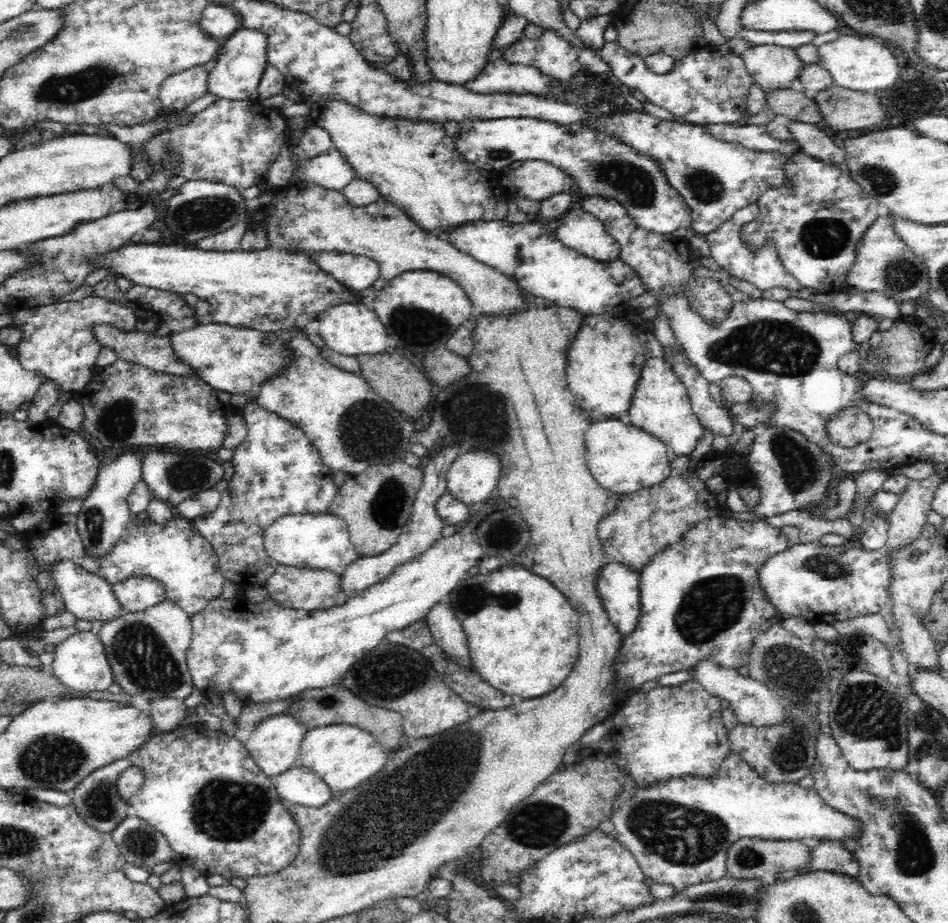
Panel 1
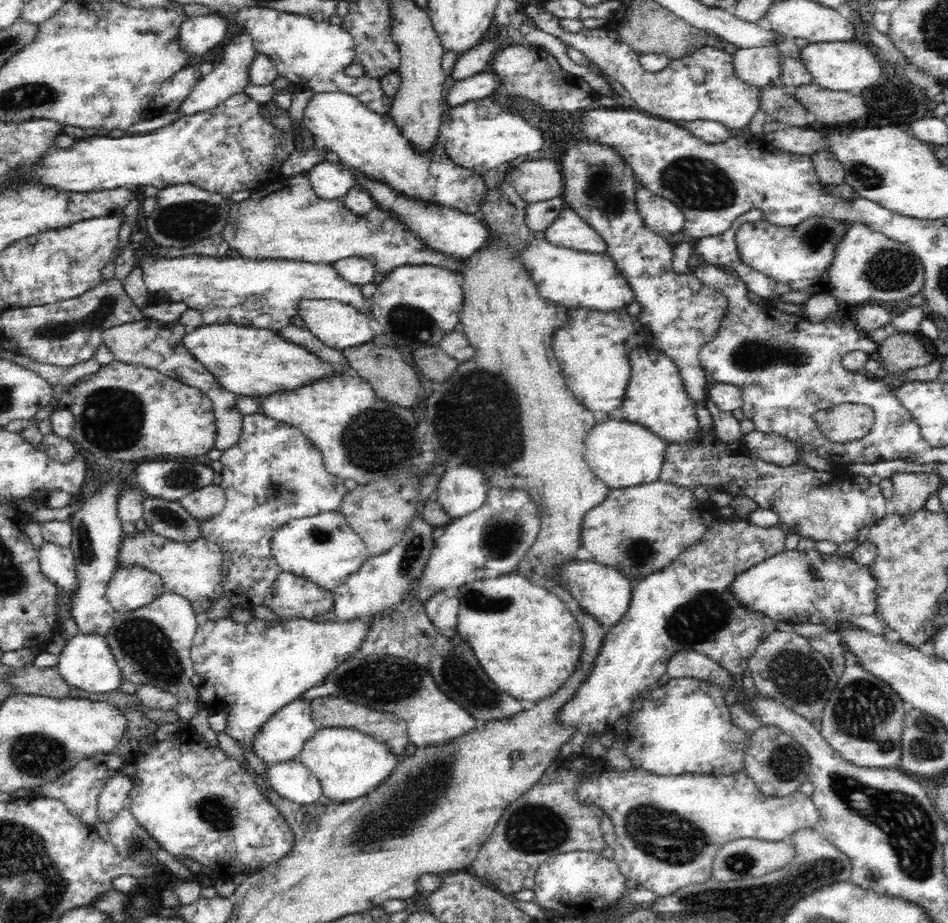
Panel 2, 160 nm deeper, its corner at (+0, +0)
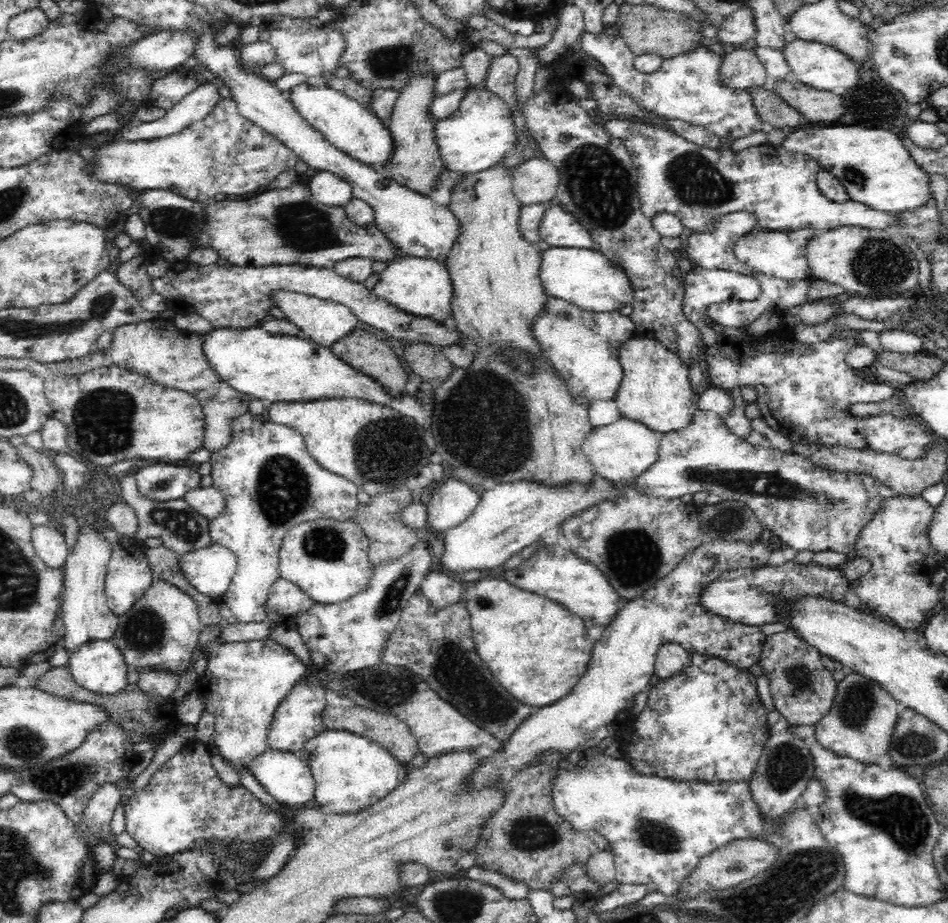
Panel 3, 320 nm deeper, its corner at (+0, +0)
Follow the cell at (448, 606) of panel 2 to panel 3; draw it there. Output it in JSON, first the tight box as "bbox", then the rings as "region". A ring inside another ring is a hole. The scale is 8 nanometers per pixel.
{"bbox":[420,570,463,610],"region":[[[440,570],[428,574],[420,586],[421,593],[430,601],[430,605],[438,610],[447,610],[463,599],[463,584],[460,579],[452,580]]]}

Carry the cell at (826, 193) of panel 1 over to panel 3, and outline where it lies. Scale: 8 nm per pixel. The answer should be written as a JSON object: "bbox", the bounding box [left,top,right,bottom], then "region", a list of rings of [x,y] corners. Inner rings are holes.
{"bbox":[735,227,817,285],"region":[[[754,227],[736,241],[735,255],[742,264],[754,272],[761,272],[763,275],[788,282],[804,281],[811,285],[817,278],[808,265],[807,248],[808,242],[816,238],[816,232],[817,229],[814,227],[784,232]]]}

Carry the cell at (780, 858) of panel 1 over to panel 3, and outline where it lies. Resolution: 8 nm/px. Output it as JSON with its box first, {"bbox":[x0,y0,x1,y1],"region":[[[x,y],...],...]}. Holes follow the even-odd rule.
{"bbox":[676,839,780,899],"region":[[[736,839],[718,850],[710,853],[700,860],[698,868],[692,870],[692,874],[686,879],[682,888],[676,892],[676,897],[683,899],[696,896],[704,889],[722,890],[734,886],[739,882],[748,880],[753,876],[768,870],[778,860],[780,849],[766,840]]]}

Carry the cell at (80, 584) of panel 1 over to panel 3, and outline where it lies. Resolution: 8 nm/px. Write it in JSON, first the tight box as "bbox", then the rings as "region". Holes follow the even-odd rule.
{"bbox":[32,525,68,570],"region":[[[47,525],[33,526],[32,539],[37,556],[41,558],[48,569],[63,570],[66,565],[68,544],[61,531],[48,528]]]}

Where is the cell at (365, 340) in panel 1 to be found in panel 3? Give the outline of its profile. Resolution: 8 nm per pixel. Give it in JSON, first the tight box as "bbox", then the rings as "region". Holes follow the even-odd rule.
{"bbox":[274,292,358,348],"region":[[[280,292],[274,299],[275,306],[284,312],[285,318],[302,329],[307,339],[316,345],[330,348],[345,337],[350,337],[358,328],[358,317],[347,306],[300,293]]]}

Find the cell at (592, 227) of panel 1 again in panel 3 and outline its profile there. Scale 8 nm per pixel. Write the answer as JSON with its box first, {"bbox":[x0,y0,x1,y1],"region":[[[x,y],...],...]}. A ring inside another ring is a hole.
{"bbox":[539,205,596,250],"region":[[[558,205],[546,210],[544,220],[540,224],[539,238],[551,247],[577,248],[596,250],[595,238],[591,231],[580,224],[574,215]]]}

